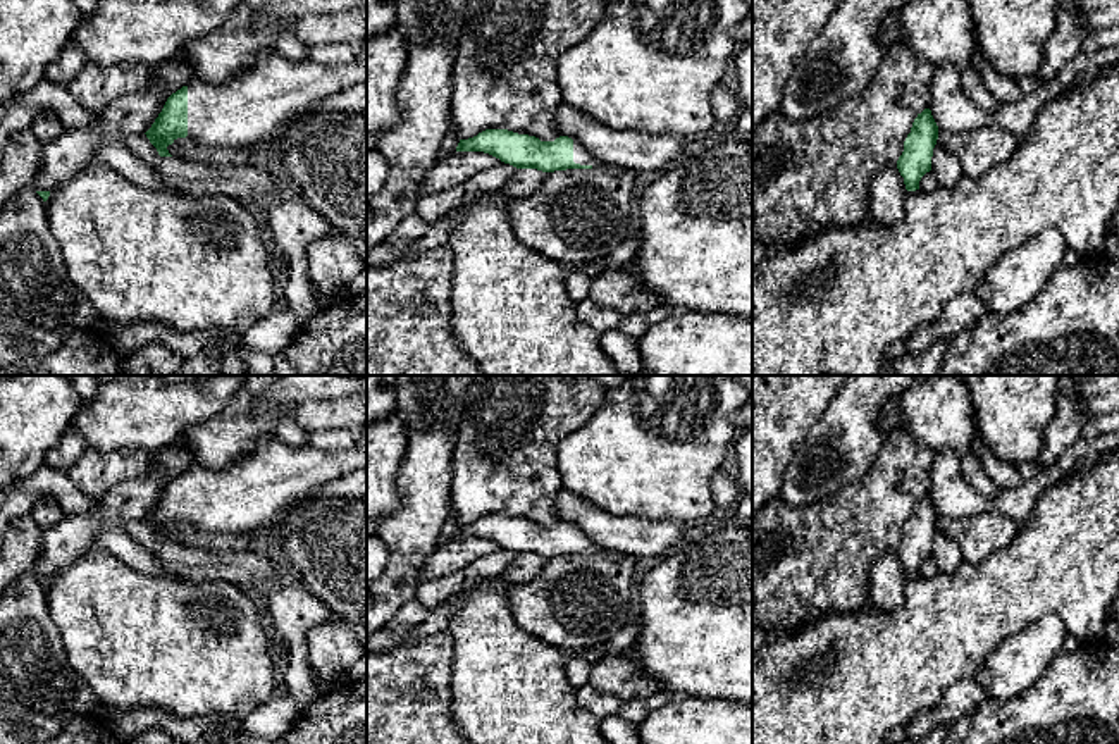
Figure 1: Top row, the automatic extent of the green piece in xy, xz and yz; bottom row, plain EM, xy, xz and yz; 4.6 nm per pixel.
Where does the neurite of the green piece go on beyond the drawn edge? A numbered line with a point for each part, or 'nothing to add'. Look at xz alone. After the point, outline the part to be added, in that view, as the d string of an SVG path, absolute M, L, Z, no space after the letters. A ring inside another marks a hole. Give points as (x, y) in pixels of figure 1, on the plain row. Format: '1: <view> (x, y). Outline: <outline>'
1: xz (581, 541). Outline: M573 525L573 548L580 551L592 551L592 553L601 553L599 546L594 544L594 541L585 536L578 527Z

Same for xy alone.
1: xy (255, 489). Outline: M367 424L351 448L322 451L315 446L289 446L275 436L257 441L255 450L224 468L207 468L195 462L188 472L188 522L207 532L238 534L272 524L318 487L367 468Z

